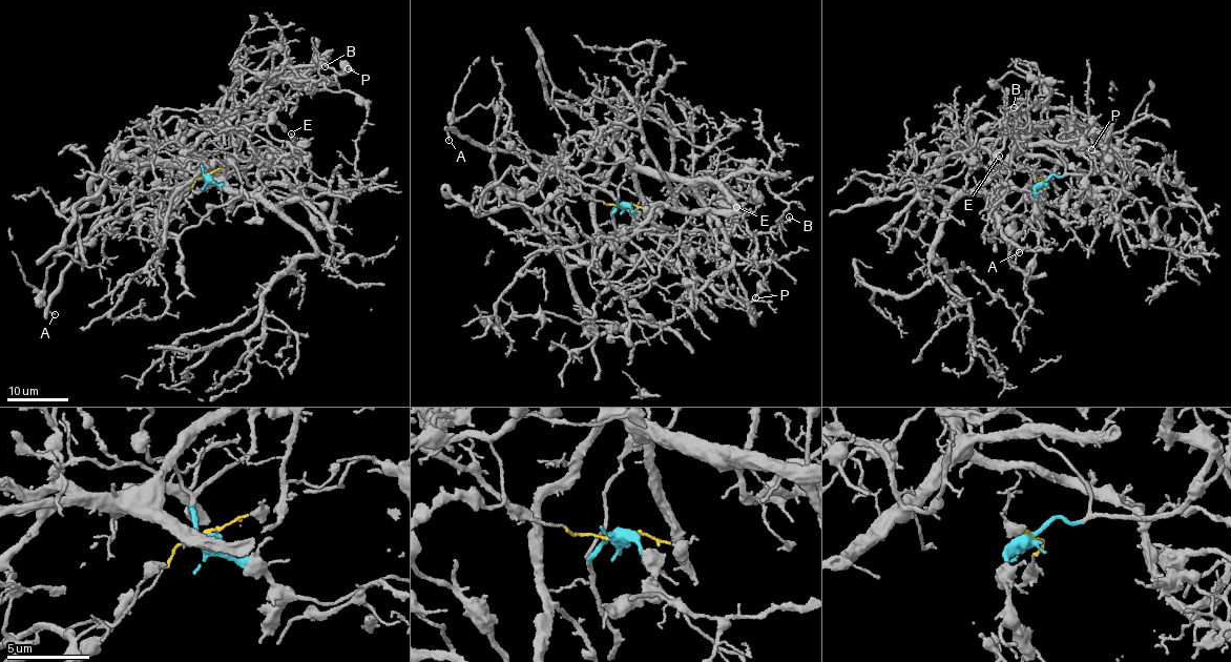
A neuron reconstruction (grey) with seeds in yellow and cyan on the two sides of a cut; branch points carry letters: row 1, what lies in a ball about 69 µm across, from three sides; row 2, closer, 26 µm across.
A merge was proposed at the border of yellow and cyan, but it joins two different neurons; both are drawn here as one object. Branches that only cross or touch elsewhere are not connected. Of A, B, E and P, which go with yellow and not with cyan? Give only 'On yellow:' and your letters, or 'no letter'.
On yellow: A

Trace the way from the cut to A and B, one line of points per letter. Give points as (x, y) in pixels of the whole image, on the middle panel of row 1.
A: (622, 205), (609, 205), (581, 191), (575, 170), (540, 169), (514, 152), (472, 144), (450, 129), (447, 140)
B: (622, 205), (612, 214), (621, 249), (623, 231), (643, 228), (687, 247), (695, 235), (762, 234), (789, 216)

